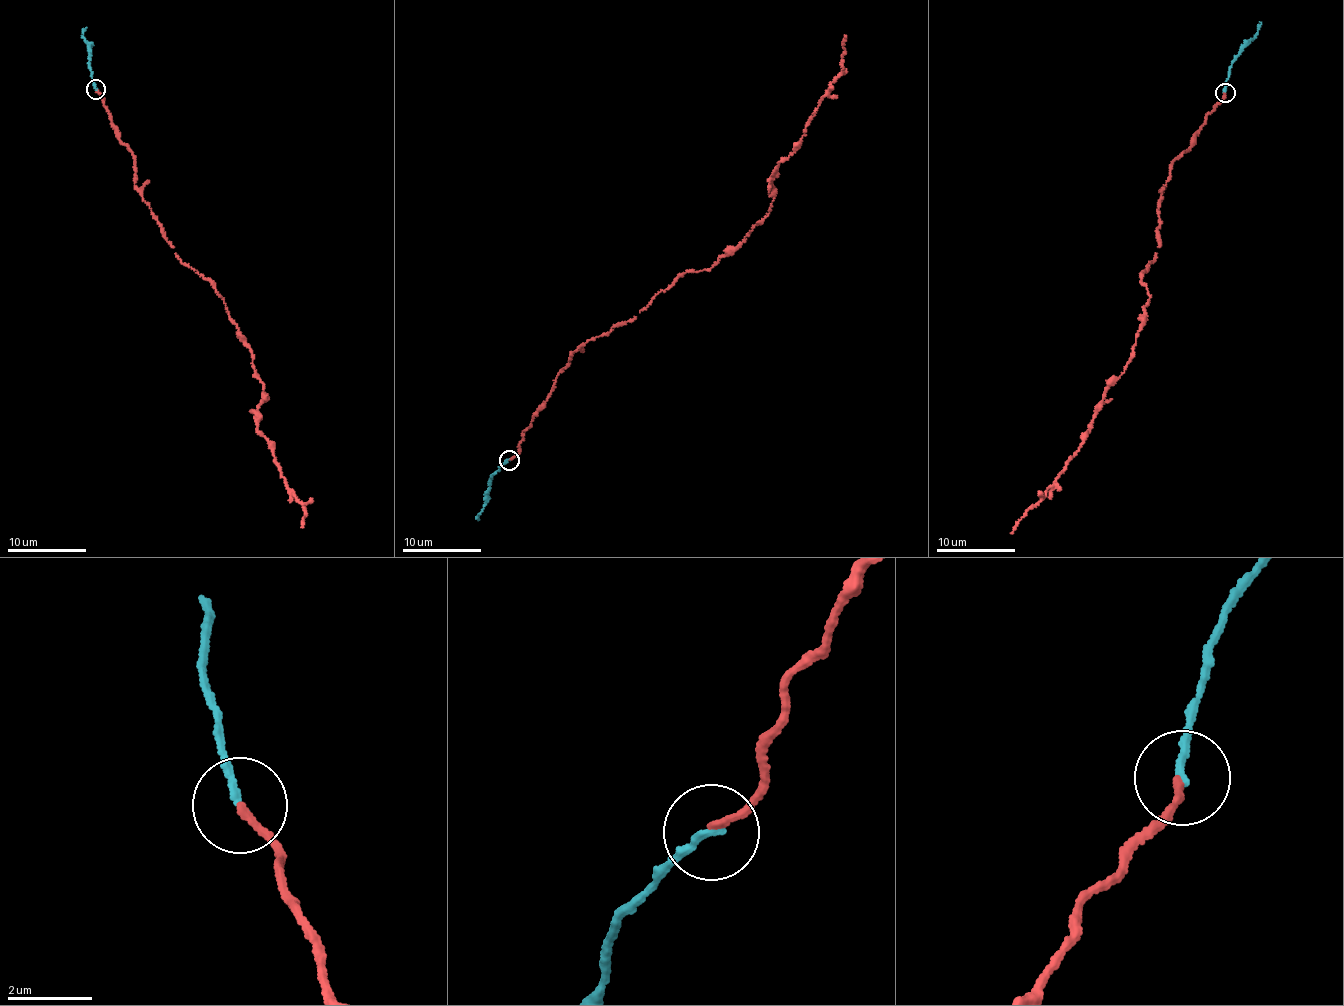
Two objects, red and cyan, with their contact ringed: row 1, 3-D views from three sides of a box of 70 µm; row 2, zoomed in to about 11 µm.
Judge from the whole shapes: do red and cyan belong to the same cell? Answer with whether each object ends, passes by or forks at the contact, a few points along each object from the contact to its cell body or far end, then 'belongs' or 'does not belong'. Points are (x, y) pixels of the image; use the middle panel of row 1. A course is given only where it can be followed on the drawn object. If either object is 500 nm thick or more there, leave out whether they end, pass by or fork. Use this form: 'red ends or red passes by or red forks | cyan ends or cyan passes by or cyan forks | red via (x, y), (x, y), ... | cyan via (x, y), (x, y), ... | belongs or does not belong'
red ends | cyan ends | red via (509, 459), (576, 350), (636, 316), (680, 276), (713, 266), (768, 215), (779, 165), (842, 67), (844, 35) | cyan via (509, 459), (489, 479), (478, 520) | belongs

